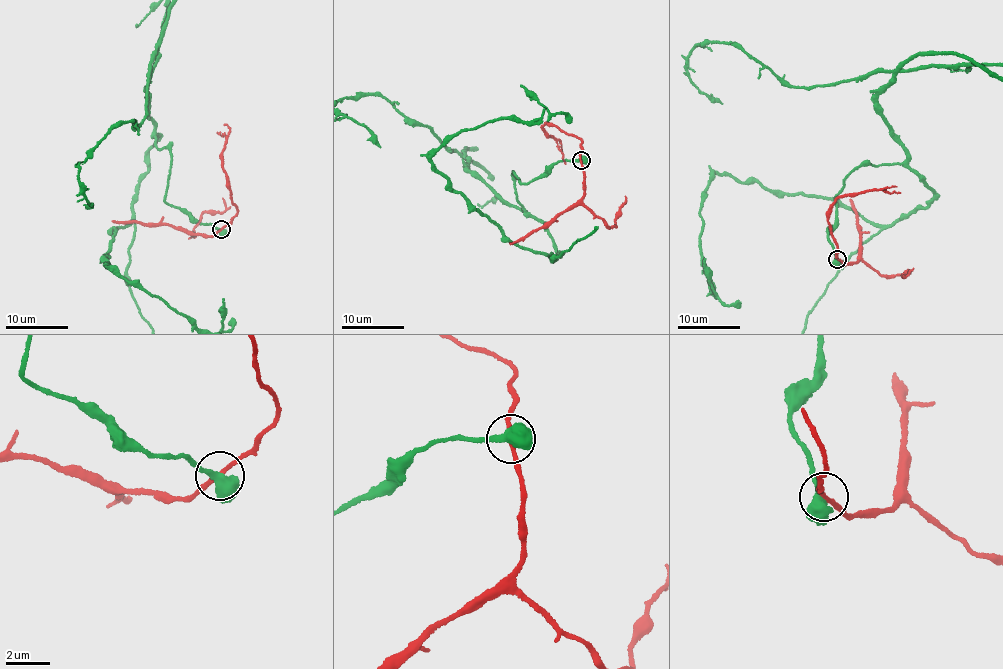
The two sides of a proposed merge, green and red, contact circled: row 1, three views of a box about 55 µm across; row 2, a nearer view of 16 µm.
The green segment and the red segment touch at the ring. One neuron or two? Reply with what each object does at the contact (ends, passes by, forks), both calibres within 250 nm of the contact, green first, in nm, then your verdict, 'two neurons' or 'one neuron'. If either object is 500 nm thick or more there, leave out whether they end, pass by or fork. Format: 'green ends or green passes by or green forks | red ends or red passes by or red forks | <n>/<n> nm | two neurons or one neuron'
550/180 nm | two neurons

